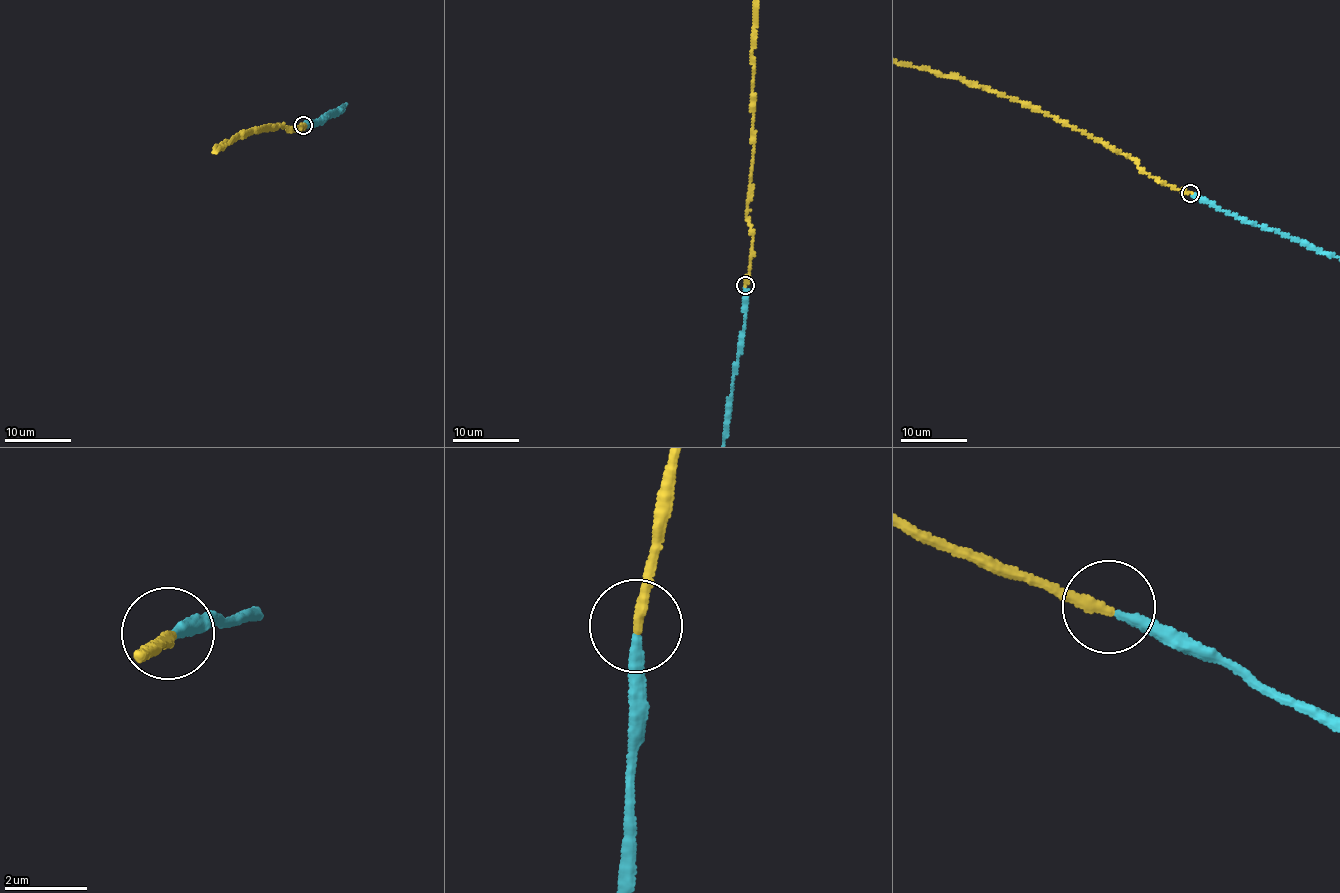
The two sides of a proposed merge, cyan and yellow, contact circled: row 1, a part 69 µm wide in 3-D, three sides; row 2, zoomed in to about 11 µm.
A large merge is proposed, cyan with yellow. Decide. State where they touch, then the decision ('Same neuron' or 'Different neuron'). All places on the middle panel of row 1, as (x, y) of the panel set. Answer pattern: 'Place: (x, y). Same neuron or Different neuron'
Place: (745, 285). Same neuron

